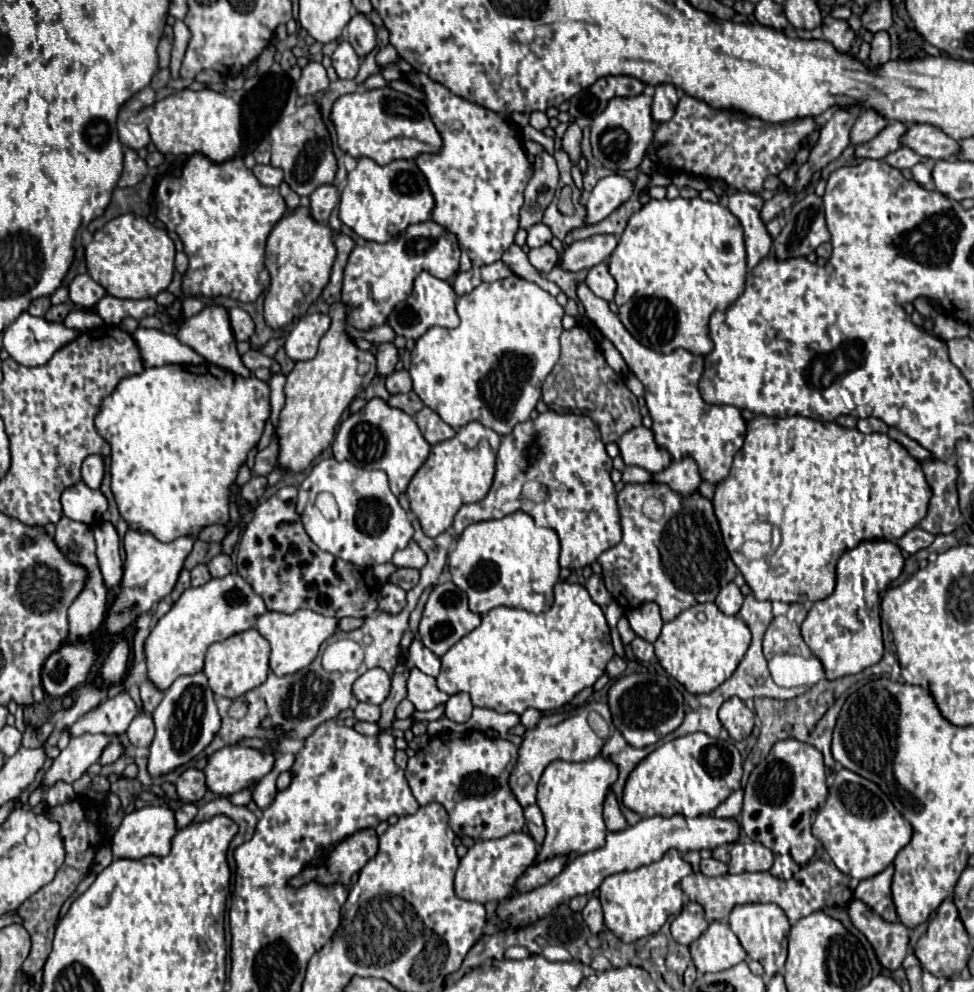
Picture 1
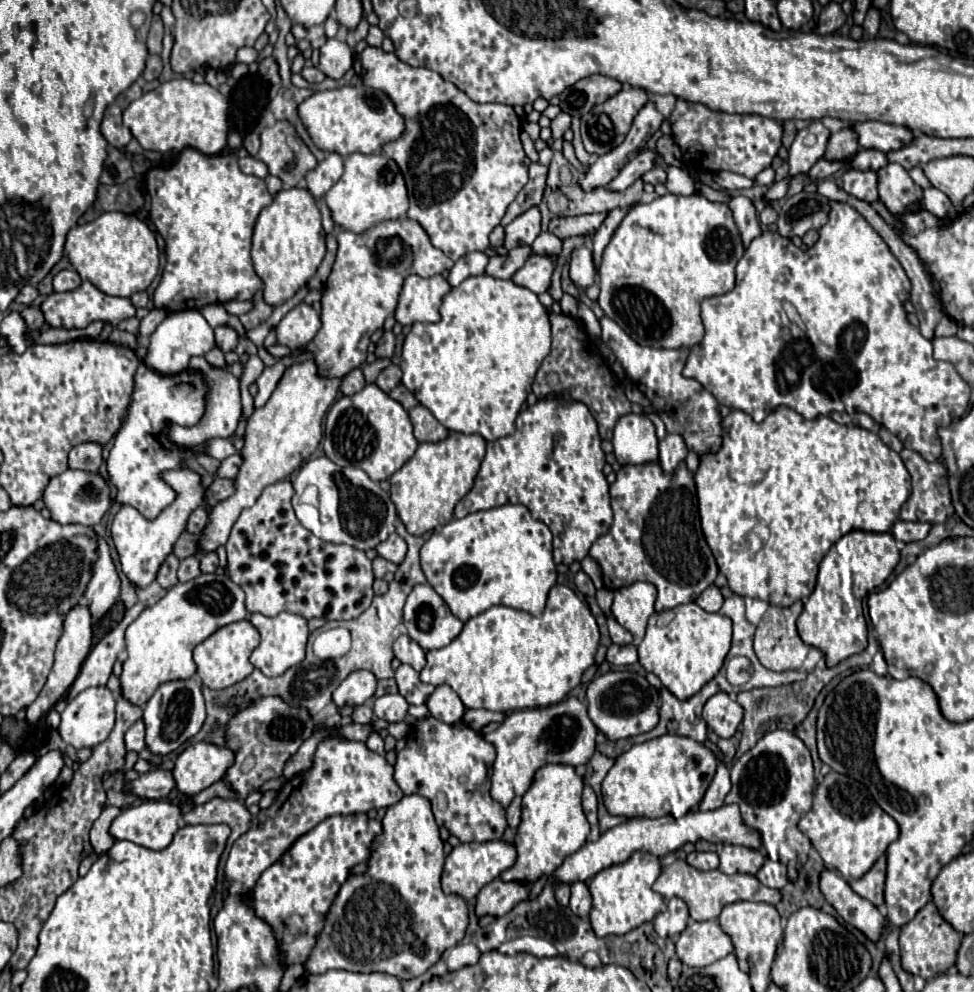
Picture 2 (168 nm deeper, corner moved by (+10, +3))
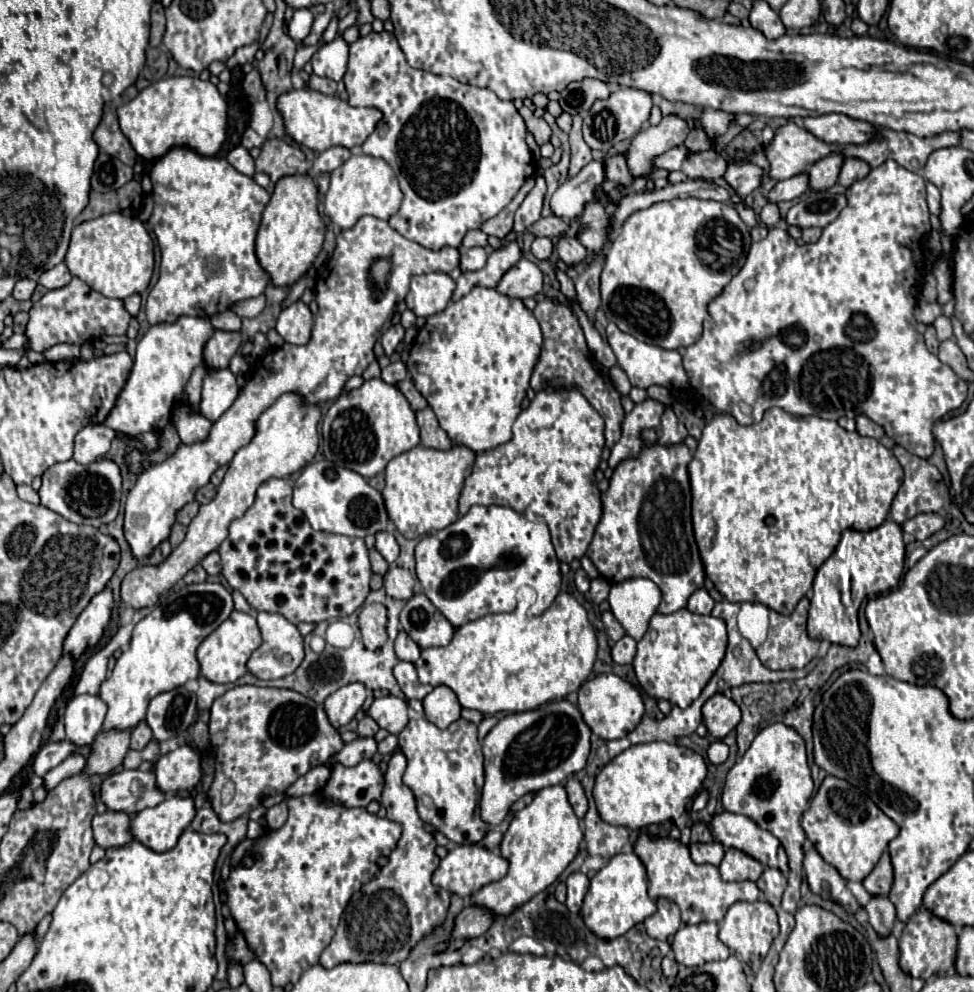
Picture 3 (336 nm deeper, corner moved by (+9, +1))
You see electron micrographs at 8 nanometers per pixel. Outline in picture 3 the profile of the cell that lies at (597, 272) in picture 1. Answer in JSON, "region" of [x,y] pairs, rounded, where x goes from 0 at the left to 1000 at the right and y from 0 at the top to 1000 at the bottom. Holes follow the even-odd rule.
{"region":[[[576,239],[570,247],[574,259],[582,267],[599,267],[605,259],[603,249],[599,249],[590,239]]]}

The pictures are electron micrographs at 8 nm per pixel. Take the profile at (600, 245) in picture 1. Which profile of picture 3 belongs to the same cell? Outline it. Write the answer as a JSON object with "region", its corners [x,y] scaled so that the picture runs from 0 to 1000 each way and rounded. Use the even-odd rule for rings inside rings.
{"region":[[[535,259],[533,265],[516,277],[510,291],[523,299],[533,299],[533,301],[549,299],[551,295],[557,293],[557,275],[547,263]]]}

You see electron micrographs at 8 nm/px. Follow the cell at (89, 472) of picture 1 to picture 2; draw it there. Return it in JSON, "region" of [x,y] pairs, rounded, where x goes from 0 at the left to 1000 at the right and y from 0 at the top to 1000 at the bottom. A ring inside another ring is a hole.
{"region":[[[97,445],[80,447],[72,455],[70,469],[76,473],[84,473],[84,475],[101,475],[101,471],[105,467],[105,453],[107,451],[103,447],[97,447]]]}

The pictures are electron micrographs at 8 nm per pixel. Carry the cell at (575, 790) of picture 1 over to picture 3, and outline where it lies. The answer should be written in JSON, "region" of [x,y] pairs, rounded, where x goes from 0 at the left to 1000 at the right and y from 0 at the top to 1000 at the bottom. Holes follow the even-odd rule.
{"region":[[[566,791],[551,797],[547,807],[529,820],[521,840],[516,842],[514,862],[523,868],[521,882],[494,894],[488,902],[484,902],[484,910],[504,916],[508,924],[523,922],[529,914],[537,912],[547,902],[572,888],[572,884],[594,860],[597,848],[599,838],[594,832],[594,824],[590,824],[578,791]]]}

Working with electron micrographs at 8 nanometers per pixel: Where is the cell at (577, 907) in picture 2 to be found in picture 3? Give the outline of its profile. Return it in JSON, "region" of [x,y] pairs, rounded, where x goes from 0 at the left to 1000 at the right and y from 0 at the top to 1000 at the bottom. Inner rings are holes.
{"region":[[[597,878],[586,880],[582,886],[582,908],[580,908],[580,912],[586,916],[586,920],[597,918],[597,912],[599,912],[603,898],[605,898],[603,882],[599,882]]]}

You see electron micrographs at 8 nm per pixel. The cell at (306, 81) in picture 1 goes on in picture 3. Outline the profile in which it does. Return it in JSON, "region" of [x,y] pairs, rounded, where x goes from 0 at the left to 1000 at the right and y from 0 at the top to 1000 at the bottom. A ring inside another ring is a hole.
{"region":[[[319,76],[317,78],[317,88],[323,90],[323,92],[330,92],[334,96],[344,96],[346,94],[346,84],[336,80],[336,78],[328,78],[328,76]]]}

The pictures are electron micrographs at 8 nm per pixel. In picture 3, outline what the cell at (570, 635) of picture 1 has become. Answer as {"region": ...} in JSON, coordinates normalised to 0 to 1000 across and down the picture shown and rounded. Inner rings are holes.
{"region":[[[574,598],[568,610],[549,624],[527,616],[498,620],[469,632],[459,652],[434,654],[426,672],[432,689],[463,693],[473,713],[508,721],[545,717],[582,703],[605,682],[611,660],[613,644],[603,616],[586,598]]]}

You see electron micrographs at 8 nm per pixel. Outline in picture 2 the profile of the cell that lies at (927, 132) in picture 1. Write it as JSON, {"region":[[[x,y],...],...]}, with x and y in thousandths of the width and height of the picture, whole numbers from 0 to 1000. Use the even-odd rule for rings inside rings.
{"region":[[[887,122],[875,124],[875,130],[881,138],[881,146],[885,150],[899,150],[899,152],[918,152],[926,148],[926,144],[934,144],[938,134],[930,128],[918,128],[906,122]]]}

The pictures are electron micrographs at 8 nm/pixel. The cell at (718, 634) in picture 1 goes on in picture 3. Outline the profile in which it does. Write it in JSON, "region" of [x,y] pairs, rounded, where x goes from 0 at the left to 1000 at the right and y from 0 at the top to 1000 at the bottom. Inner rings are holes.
{"region":[[[697,614],[687,620],[672,618],[666,626],[664,638],[654,648],[650,672],[658,693],[668,703],[685,705],[687,709],[703,715],[718,703],[726,686],[732,682],[744,656],[746,632],[736,622],[709,618],[707,614]]]}

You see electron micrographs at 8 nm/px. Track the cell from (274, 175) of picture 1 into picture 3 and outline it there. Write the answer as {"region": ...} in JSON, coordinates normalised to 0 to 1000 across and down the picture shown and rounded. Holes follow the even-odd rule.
{"region":[[[241,148],[235,156],[233,156],[233,162],[249,176],[256,176],[260,178],[262,174],[262,166],[260,166],[260,160],[256,156],[256,152],[252,148]]]}

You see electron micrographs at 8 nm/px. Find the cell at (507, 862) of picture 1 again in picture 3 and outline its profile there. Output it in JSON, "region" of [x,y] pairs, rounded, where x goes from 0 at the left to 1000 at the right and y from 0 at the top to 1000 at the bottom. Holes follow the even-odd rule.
{"region":[[[469,852],[467,856],[463,856],[459,860],[457,866],[453,866],[453,872],[445,880],[445,890],[449,894],[459,896],[461,900],[467,900],[467,902],[473,902],[473,904],[484,904],[496,892],[512,888],[514,884],[518,884],[521,876],[523,876],[523,868],[518,864],[498,856],[494,852]]]}

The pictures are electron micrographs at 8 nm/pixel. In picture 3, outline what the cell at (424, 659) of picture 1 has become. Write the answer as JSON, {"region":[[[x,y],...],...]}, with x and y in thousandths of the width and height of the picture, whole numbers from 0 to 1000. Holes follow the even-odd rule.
{"region":[[[410,636],[408,644],[406,644],[406,658],[412,666],[420,666],[420,668],[426,668],[430,664],[430,650],[416,638],[416,636]]]}

